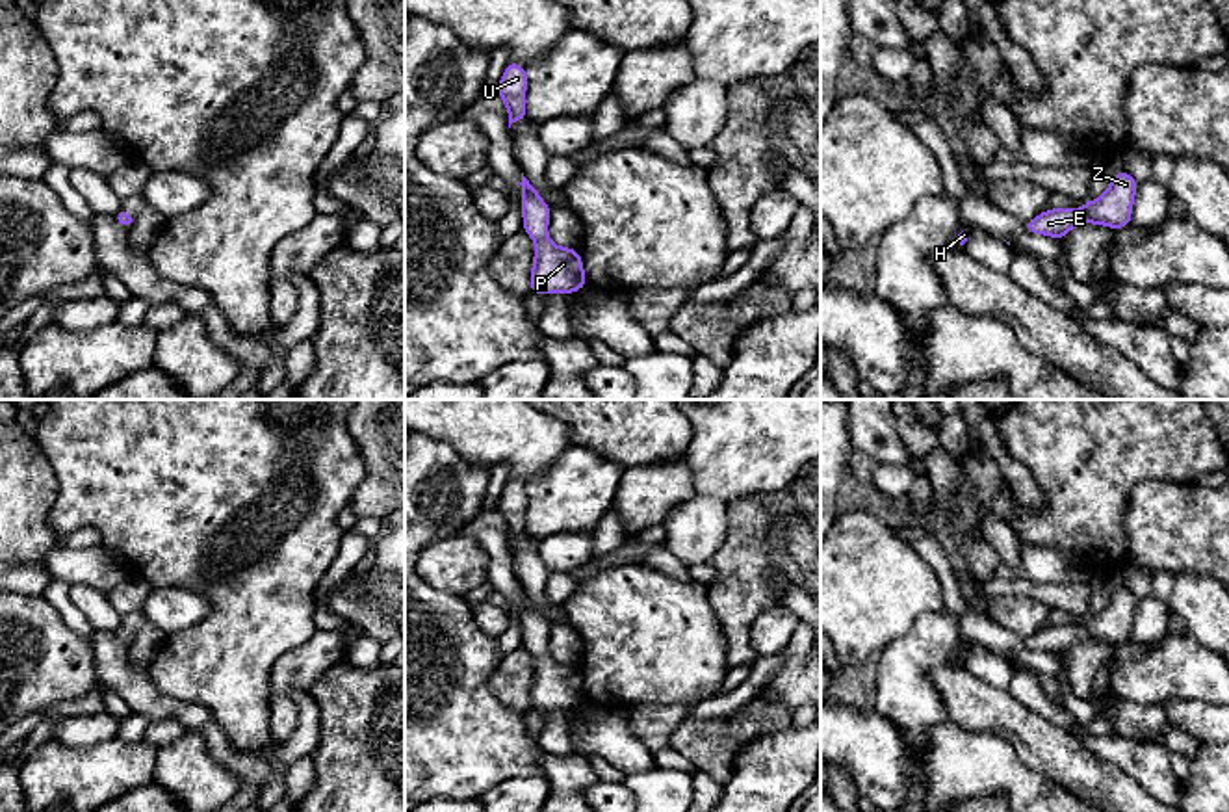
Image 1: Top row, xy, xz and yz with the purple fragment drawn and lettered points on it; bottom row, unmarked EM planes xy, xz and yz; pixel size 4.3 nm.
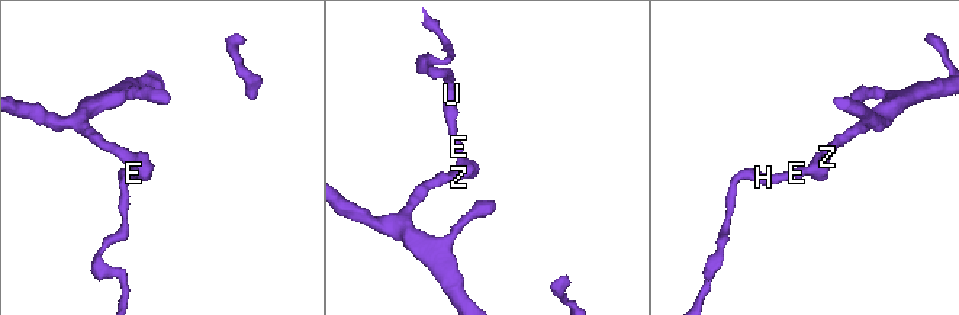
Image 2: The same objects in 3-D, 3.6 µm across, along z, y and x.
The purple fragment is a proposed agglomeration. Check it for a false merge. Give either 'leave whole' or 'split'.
leave whole

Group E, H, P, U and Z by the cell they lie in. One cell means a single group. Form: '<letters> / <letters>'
E H P U Z

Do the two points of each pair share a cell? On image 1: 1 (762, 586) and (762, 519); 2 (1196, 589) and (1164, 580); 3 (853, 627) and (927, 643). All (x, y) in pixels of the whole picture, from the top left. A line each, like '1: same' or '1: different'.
1: same
2: different
3: different

